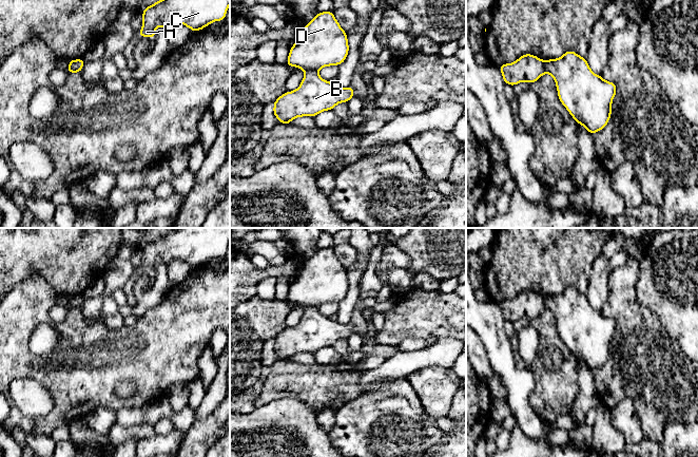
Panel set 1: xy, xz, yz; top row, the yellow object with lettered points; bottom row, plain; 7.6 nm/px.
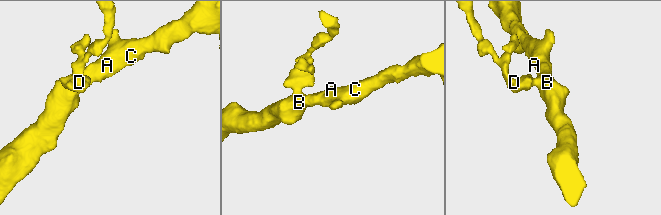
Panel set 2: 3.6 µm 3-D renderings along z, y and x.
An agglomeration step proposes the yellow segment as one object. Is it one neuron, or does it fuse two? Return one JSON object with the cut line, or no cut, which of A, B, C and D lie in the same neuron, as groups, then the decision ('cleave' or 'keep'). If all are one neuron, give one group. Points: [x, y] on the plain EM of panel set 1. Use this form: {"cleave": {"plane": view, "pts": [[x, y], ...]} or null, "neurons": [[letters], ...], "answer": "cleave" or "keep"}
{"cleave": {"plane": "xz", "pts": [[317, 306], [307, 306], [305, 308]]}, "neurons": [["A", "B", "C"], ["D"]], "answer": "cleave"}

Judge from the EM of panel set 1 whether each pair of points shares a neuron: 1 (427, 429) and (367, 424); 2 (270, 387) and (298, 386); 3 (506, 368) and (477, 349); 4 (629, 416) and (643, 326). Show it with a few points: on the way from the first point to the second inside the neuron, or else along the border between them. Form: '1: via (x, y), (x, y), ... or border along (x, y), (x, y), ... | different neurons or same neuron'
1: via (412, 431), (389, 431), (382, 425) | same neuron
2: via (277, 386), (291, 386) | same neuron
3: border along (477, 334), (493, 370) | different neurons
4: border along (609, 408), (623, 398), (628, 397), (641, 423) | different neurons

